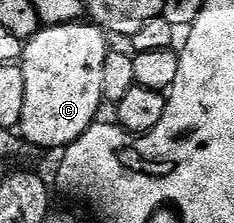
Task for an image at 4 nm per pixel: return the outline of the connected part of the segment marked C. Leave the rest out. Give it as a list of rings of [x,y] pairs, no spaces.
[[[92,22],[76,24],[51,24],[25,41],[25,53],[21,55],[23,70],[23,118],[19,135],[34,149],[57,148],[64,150],[75,143],[98,119],[97,111],[103,105],[103,62],[107,55],[106,33]]]

